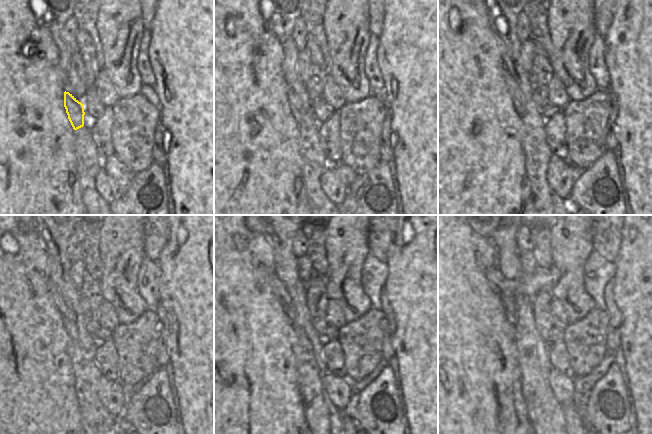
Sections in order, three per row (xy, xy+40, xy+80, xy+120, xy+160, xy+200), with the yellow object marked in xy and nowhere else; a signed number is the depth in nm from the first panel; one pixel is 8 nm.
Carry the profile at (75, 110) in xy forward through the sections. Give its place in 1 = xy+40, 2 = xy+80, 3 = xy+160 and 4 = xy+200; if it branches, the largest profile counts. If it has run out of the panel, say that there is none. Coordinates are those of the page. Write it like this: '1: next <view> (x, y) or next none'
1: next xy+40 (294, 101)
2: next xy+80 (515, 94)
3: next xy+160 (278, 288)
4: next xy+200 (503, 287)

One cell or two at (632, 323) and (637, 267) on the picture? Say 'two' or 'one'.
one

